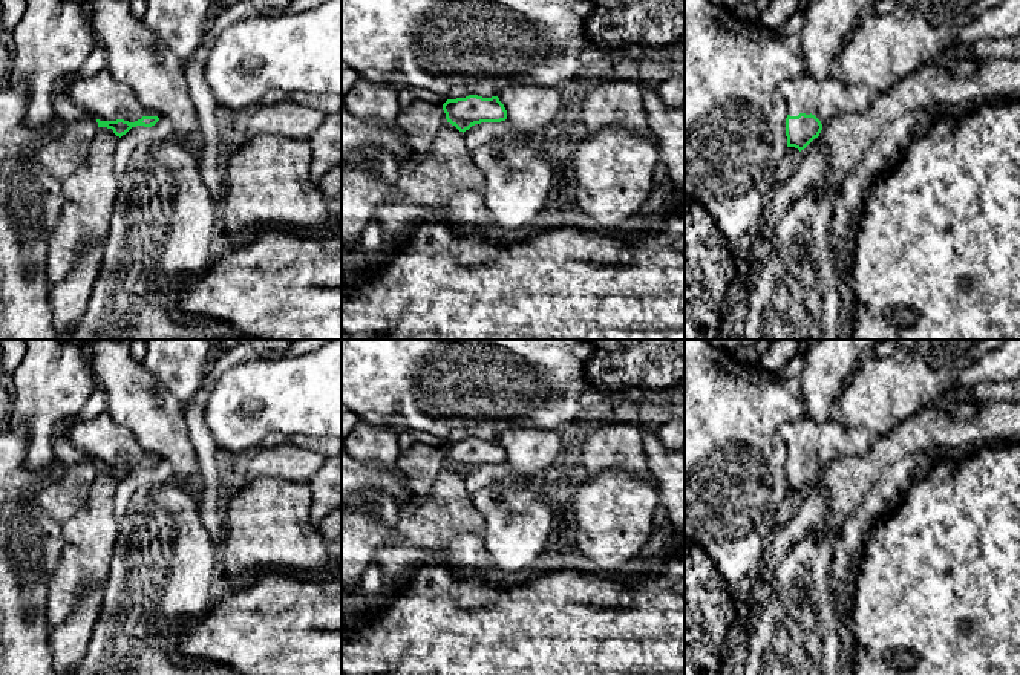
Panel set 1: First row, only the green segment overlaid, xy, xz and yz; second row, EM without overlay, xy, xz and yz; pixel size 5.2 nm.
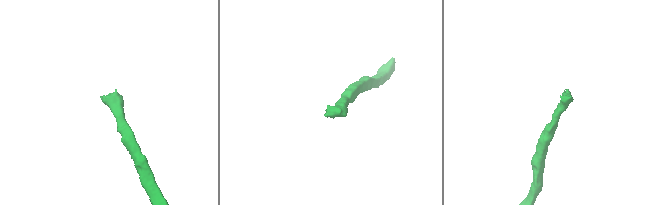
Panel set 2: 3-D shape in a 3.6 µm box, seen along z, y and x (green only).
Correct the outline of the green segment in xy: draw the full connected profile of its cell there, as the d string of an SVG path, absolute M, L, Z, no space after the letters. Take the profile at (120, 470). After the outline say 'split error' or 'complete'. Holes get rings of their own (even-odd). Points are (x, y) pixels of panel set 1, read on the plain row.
M107 412L74 424L67 436L75 447L96 462L98 470L112 471L119 481L132 470L152 470L161 461L145 452L133 432L115 422Z; split error

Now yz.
M807 413L780 429L786 442L787 490L804 493L835 459L868 450L871 436L865 427L842 426L832 419L816 422Z; split error

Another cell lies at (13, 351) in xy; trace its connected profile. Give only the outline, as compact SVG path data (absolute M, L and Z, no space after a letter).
M0 340L0 349L3 352L5 380L9 380L25 355L26 340Z

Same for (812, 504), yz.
M813 484L801 493L793 517L783 530L772 534L772 540L764 548L761 566L775 571L787 551L822 519L827 502L827 493Z

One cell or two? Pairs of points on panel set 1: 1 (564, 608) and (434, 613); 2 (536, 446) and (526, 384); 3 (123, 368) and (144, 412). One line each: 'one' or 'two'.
1: one
2: two
3: one

